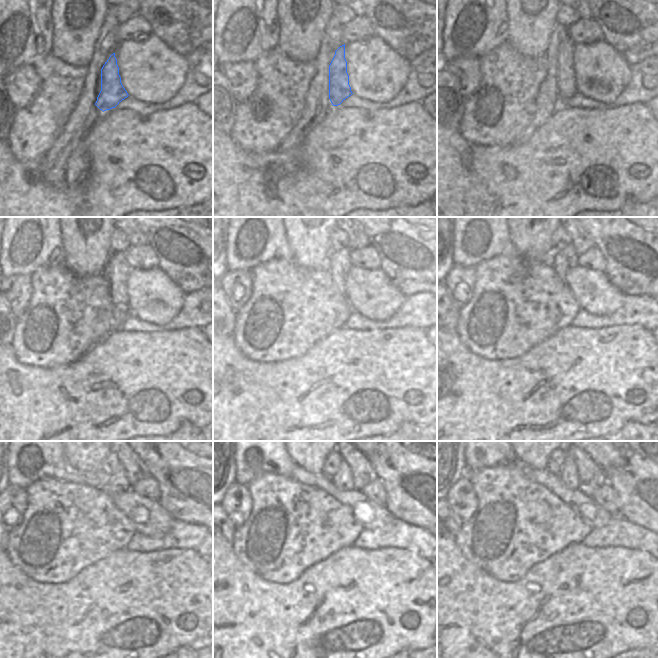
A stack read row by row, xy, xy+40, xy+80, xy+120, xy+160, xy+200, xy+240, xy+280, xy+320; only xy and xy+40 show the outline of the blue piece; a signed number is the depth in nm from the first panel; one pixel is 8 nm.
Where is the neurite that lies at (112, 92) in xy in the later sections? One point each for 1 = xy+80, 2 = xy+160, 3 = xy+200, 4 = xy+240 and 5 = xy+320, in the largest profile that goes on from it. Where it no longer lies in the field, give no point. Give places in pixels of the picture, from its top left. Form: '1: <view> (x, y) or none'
1: xy+80 (566, 87)
2: xy+160 (339, 264)
3: xy+200 (563, 260)
4: xy+240 (117, 482)
5: xy+320 (568, 475)

